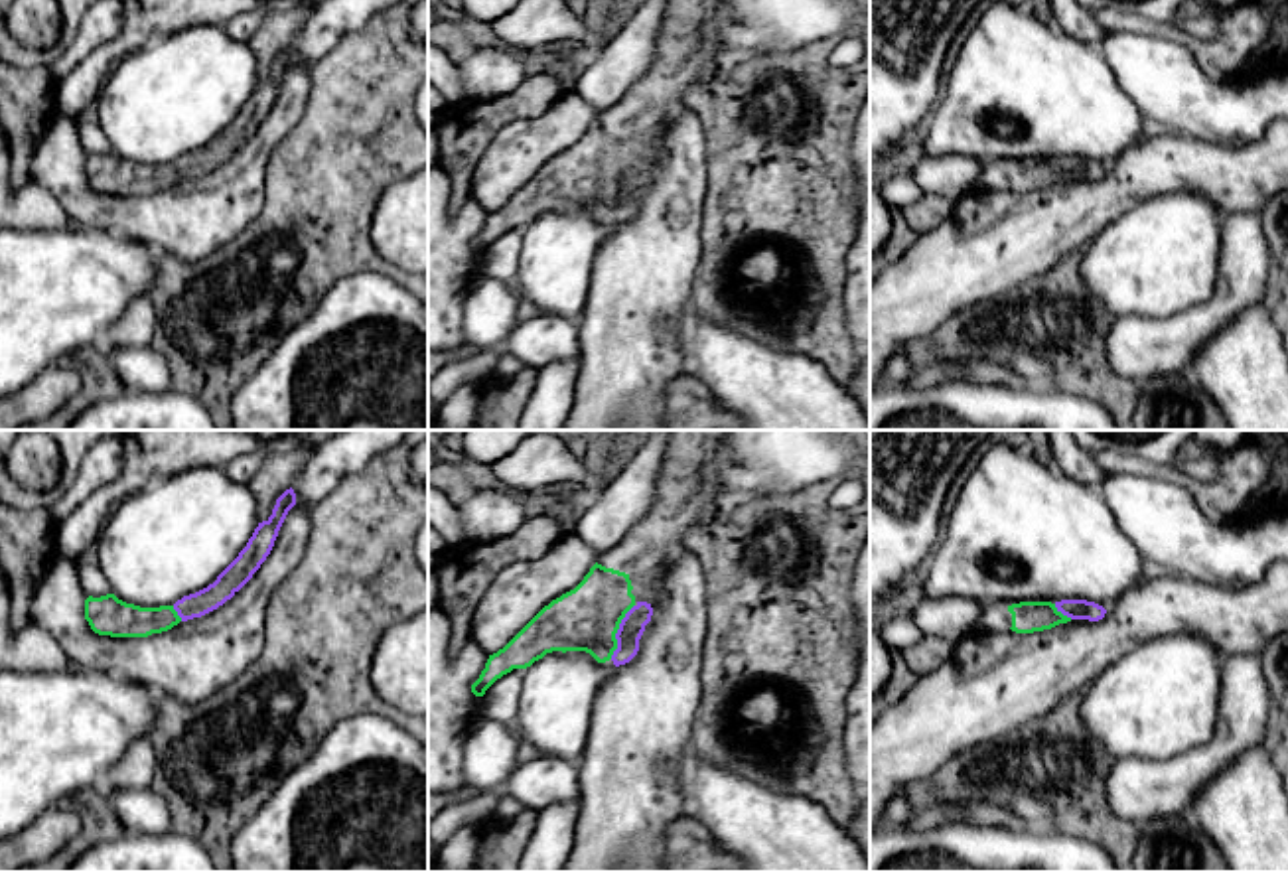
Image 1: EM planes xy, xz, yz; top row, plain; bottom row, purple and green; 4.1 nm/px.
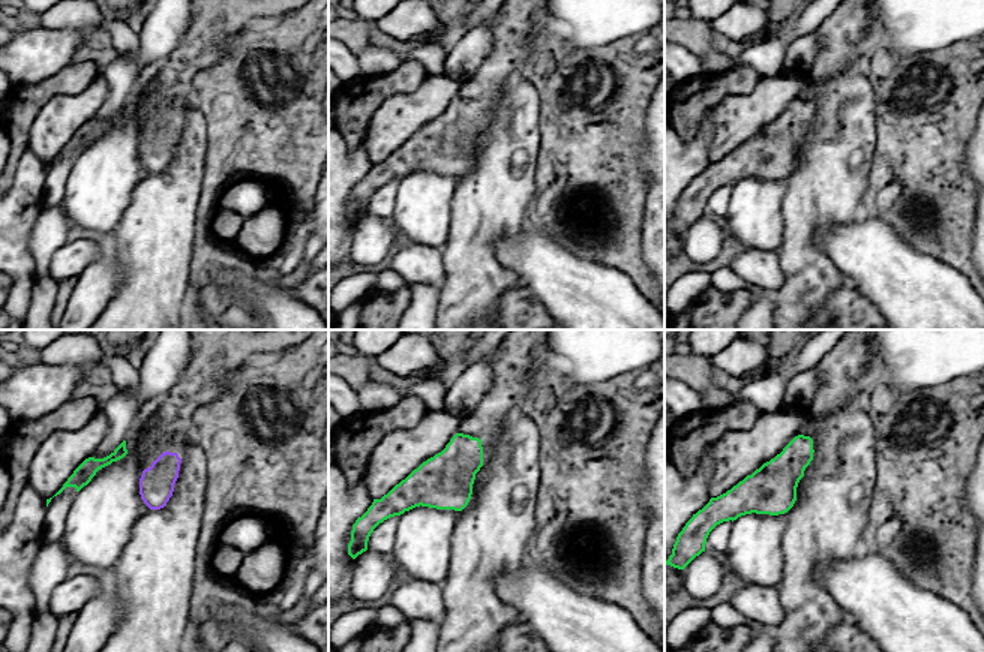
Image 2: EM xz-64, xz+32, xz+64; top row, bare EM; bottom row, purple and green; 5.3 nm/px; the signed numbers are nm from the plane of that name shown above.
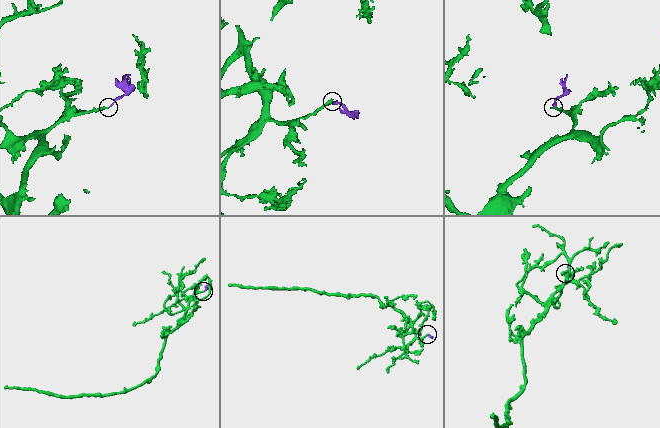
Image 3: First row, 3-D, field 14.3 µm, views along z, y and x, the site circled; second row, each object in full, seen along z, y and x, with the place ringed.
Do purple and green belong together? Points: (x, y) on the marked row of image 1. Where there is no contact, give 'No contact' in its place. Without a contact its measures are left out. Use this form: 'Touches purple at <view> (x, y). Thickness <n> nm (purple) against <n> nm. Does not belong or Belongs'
Touches purple at xz (618, 632). Thickness 100 nm (purple) against 260 nm. Belongs

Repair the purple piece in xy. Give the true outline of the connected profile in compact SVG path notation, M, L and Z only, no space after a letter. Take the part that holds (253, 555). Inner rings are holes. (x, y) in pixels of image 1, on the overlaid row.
M286 489L272 509L272 515L258 523L247 546L207 588L183 596L174 606L140 608L118 600L114 594L85 600L85 619L99 635L148 637L162 633L193 618L201 618L231 600L260 568L270 554L278 531L296 505L294 489Z

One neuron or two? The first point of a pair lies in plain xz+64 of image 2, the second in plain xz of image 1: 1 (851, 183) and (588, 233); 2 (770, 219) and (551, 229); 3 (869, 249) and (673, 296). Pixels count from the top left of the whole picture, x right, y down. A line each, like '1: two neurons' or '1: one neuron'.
1: two neurons
2: one neuron
3: two neurons

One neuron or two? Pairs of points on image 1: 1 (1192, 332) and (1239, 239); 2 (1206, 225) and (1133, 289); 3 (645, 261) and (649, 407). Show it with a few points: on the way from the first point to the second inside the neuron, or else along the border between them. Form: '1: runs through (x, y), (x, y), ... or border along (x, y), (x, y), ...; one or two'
1: runs through (1216, 308), (1239, 285), (1239, 263); one
2: runs through (1188, 233), (1150, 271); one
3: runs through (645, 296), (645, 371); one

